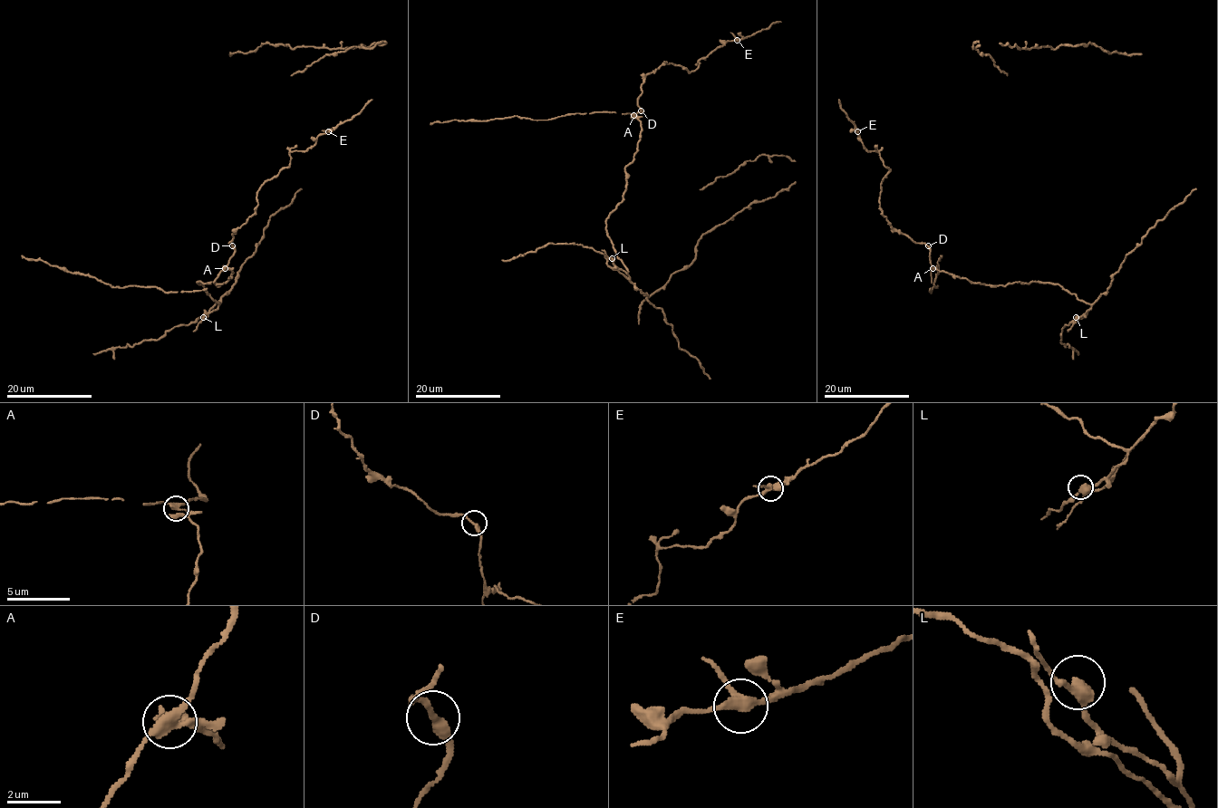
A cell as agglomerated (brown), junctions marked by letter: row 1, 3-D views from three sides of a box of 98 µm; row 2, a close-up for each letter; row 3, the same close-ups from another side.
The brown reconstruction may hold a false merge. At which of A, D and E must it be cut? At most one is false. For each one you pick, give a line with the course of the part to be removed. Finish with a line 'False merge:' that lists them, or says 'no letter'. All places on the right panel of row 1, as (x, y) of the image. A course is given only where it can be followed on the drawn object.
False merge: A

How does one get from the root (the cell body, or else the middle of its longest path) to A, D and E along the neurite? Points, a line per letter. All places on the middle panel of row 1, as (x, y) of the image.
A: (612, 242), (606, 218), (623, 200), (625, 168), (637, 150), (642, 129), (633, 115)
D: (612, 242), (606, 218), (623, 200), (625, 168), (637, 150), (642, 129), (634, 115), (642, 112), (641, 110)
E: (612, 242), (606, 218), (637, 150), (644, 77), (665, 62), (691, 72), (737, 40)

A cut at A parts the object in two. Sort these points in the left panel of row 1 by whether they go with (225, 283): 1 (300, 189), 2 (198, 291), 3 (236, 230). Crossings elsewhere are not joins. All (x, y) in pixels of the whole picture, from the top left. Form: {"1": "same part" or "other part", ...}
{"1": "same part", "2": "other part", "3": "other part"}

